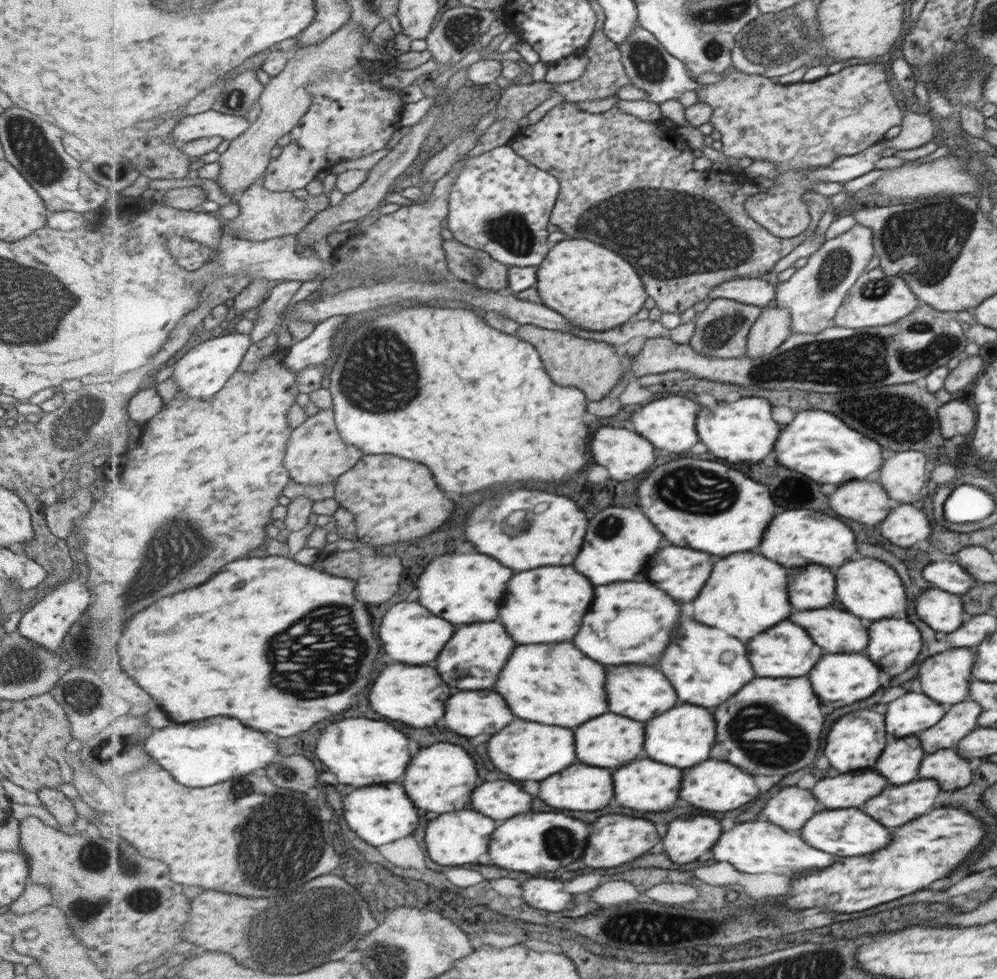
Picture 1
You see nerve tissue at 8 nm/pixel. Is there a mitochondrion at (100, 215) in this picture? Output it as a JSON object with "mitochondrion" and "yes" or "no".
{"mitochondrion":"no"}

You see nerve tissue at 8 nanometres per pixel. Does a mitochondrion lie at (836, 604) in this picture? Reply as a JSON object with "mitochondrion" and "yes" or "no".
{"mitochondrion":"no"}

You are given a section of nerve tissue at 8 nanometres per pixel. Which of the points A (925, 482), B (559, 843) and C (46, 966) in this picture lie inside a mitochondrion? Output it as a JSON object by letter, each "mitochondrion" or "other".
{"A":"other","B":"mitochondrion","C":"other"}

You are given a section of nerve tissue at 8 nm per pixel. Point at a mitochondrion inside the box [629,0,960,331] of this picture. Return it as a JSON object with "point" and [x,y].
{"point":[799,39]}

